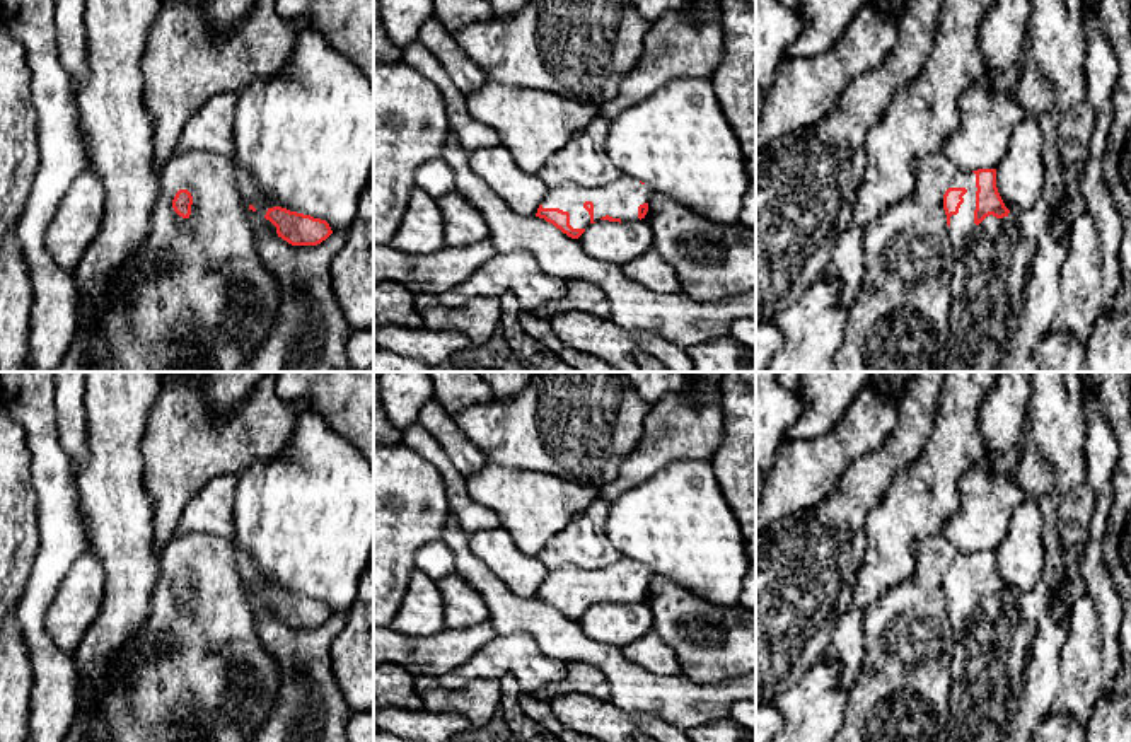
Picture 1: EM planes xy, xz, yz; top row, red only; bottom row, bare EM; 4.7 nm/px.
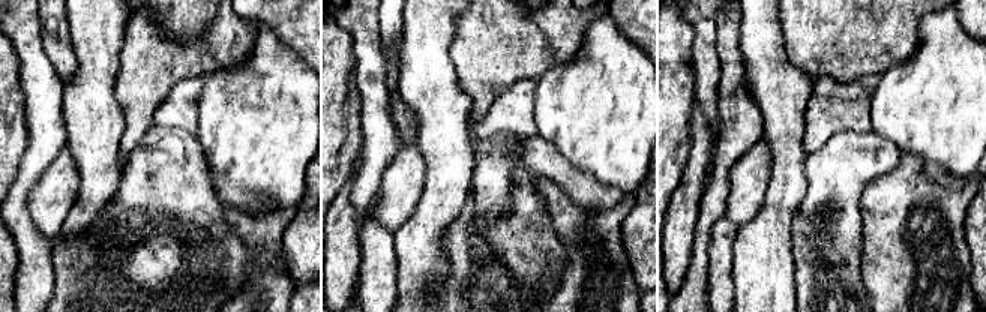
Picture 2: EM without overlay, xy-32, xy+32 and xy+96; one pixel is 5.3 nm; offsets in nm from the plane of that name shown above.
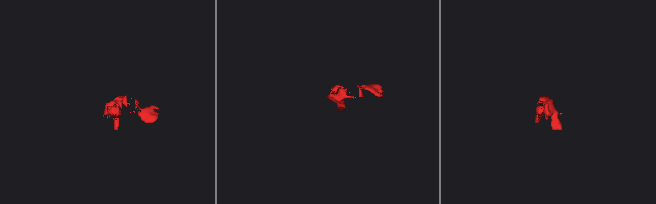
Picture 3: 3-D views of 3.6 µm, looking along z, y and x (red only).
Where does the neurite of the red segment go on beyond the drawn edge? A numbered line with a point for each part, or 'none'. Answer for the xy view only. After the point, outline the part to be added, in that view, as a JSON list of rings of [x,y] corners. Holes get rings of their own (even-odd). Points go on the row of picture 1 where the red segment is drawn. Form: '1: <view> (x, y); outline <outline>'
1: xy (246, 186); outline [[[234,162],[235,189],[246,205],[252,205],[259,215],[266,215],[275,205],[258,188],[254,176]]]

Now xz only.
1: xz (621, 198); outline [[[631,176],[607,186],[582,186],[575,183],[563,183],[549,188],[542,200],[542,208],[560,208],[570,213],[570,225],[573,229],[587,229],[590,222],[599,222],[609,215],[619,218],[623,223],[638,222],[638,206],[648,203],[652,189]]]

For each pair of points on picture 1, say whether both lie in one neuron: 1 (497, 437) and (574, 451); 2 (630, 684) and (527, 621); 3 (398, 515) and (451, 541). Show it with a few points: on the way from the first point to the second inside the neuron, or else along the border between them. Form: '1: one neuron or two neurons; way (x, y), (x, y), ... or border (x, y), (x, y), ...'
1: one neuron; way (516, 437), (555, 437)
2: one neuron; way (604, 659), (568, 643), (553, 631)
3: two neurons; border (449, 510), (439, 538)

